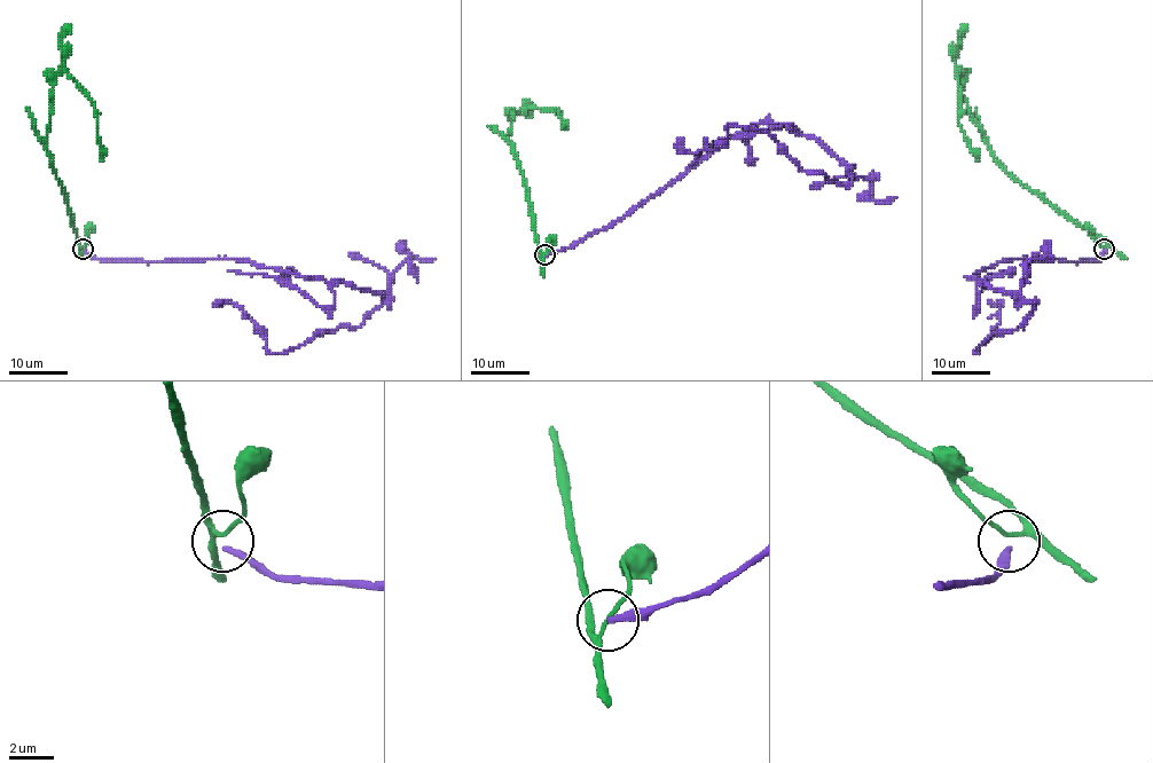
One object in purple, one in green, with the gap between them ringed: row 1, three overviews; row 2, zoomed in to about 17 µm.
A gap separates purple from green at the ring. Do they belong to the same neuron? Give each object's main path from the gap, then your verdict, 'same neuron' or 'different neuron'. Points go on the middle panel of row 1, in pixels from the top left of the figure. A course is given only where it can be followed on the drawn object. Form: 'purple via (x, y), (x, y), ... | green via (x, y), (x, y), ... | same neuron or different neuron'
purple via (544, 254), (758, 124), (818, 139), (850, 181), (807, 173), (765, 131), (729, 124), (690, 154), (683, 138) | green via (544, 254), (541, 259), (523, 170), (508, 135), (512, 113), (525, 109), (558, 109), (562, 128) | different neuron

